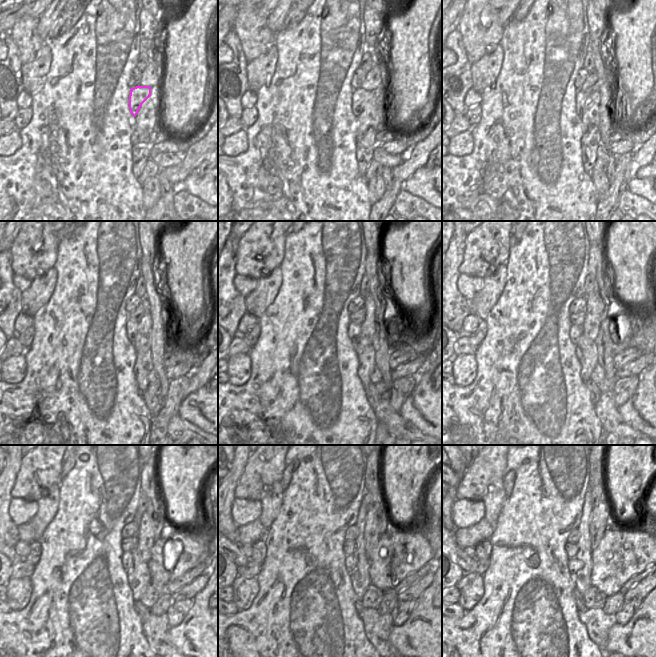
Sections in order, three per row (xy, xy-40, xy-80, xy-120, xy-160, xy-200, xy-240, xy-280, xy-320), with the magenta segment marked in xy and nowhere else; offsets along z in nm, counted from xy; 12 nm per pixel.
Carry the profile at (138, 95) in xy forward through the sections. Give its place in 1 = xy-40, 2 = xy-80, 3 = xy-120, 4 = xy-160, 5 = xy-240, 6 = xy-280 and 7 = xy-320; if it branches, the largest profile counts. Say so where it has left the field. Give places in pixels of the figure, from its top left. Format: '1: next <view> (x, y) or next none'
1: next xy-40 (360, 97)
2: next xy-80 (580, 100)
3: next xy-120 (131, 326)
4: next xy-160 (354, 330)
5: next xy-240 (127, 559)
6: next xy-280 (350, 562)
7: next xy-320 (575, 564)

